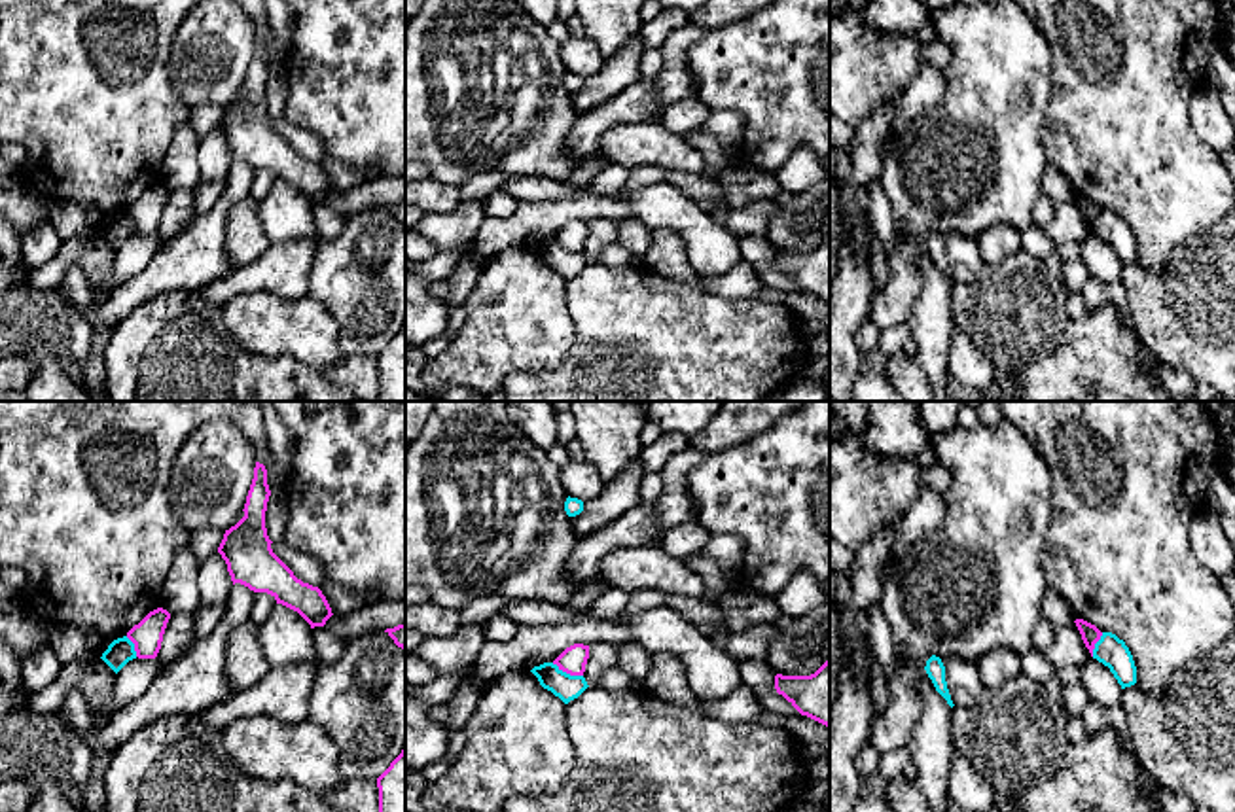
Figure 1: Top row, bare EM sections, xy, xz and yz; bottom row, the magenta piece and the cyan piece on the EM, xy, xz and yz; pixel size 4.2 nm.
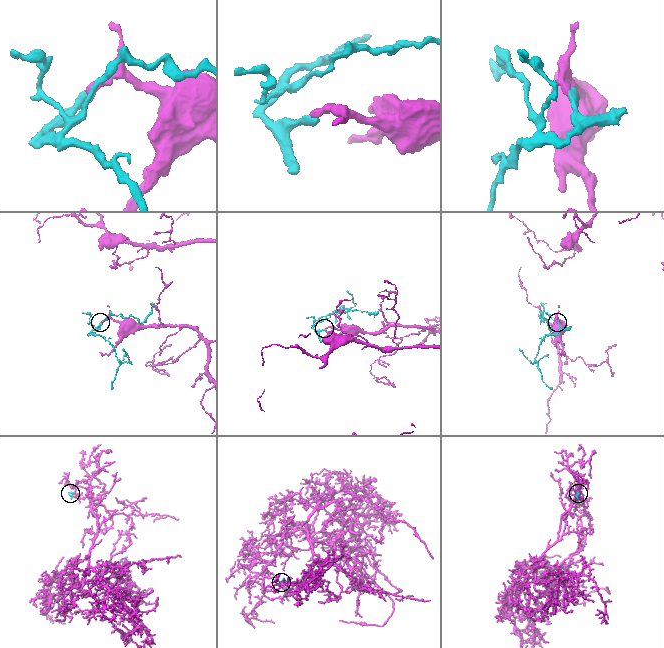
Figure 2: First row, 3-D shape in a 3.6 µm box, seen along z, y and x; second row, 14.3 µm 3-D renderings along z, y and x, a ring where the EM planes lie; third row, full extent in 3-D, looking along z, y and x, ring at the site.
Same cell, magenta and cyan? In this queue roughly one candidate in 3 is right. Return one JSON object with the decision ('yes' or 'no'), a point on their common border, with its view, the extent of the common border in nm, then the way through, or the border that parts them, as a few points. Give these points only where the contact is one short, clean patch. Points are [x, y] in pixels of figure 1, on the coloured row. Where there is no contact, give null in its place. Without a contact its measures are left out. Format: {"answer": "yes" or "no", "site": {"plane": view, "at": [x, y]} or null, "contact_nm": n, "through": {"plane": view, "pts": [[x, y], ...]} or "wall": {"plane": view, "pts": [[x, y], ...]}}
{"answer": "no", "site": {"plane": "xz", "at": [567, 672]}, "contact_nm": 150, "wall": {"plane": "xz", "pts": [[552, 663], [582, 676]]}}

